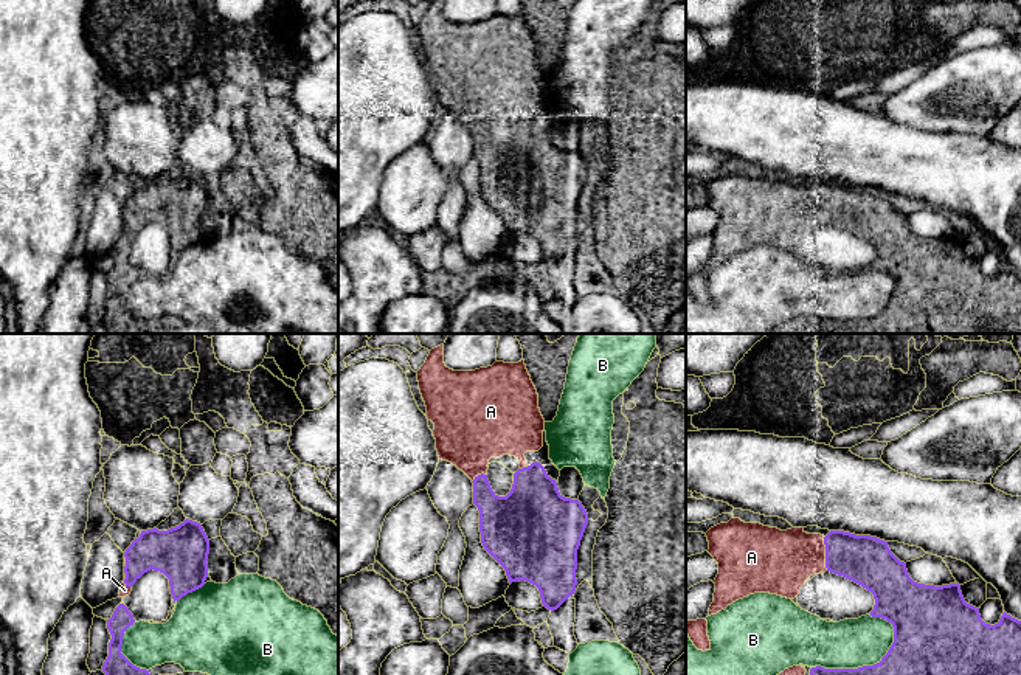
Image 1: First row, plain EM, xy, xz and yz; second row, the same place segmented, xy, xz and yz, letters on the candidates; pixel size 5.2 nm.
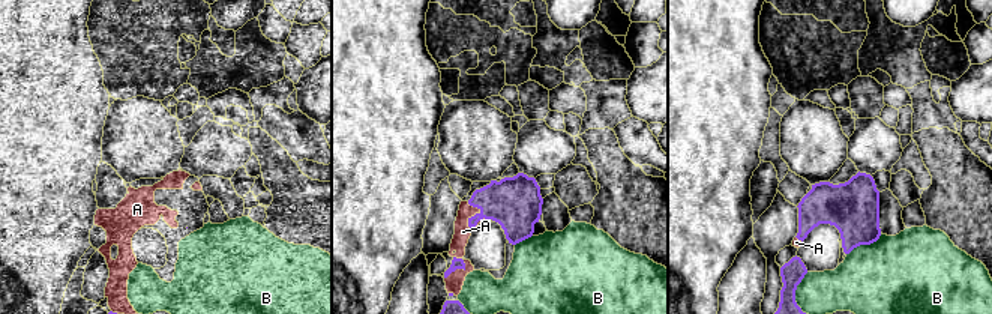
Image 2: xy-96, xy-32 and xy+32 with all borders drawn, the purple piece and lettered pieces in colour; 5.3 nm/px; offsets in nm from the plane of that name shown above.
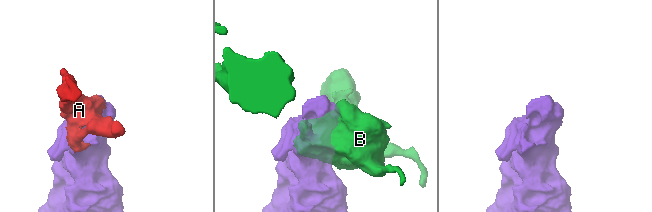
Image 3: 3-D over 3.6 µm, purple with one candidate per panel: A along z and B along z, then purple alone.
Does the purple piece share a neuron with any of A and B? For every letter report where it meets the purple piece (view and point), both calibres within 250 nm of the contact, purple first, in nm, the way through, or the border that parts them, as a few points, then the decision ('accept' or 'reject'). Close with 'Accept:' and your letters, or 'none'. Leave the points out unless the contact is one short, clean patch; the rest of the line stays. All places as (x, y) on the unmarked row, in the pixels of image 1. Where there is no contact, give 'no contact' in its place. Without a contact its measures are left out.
A: yz (826, 207) | 260/340 nm | accept
B: yz (863, 318) | 360/260 nm | reject
Accept: A

